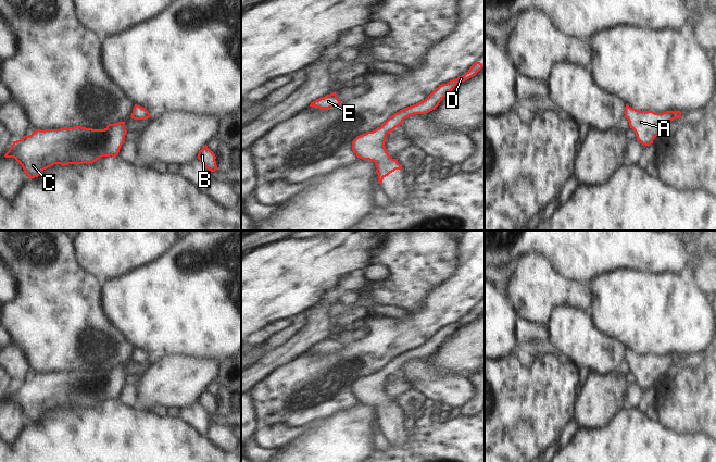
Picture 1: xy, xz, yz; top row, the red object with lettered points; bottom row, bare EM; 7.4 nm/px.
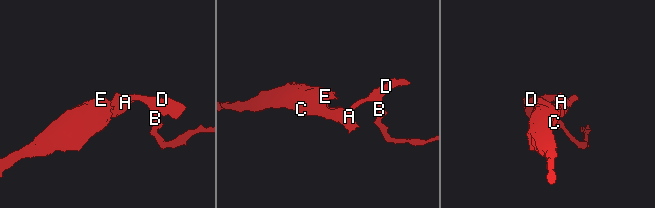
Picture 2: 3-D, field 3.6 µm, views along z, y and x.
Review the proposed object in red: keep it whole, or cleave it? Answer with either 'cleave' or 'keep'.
keep

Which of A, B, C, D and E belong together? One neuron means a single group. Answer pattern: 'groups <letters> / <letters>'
groups A B C D E

